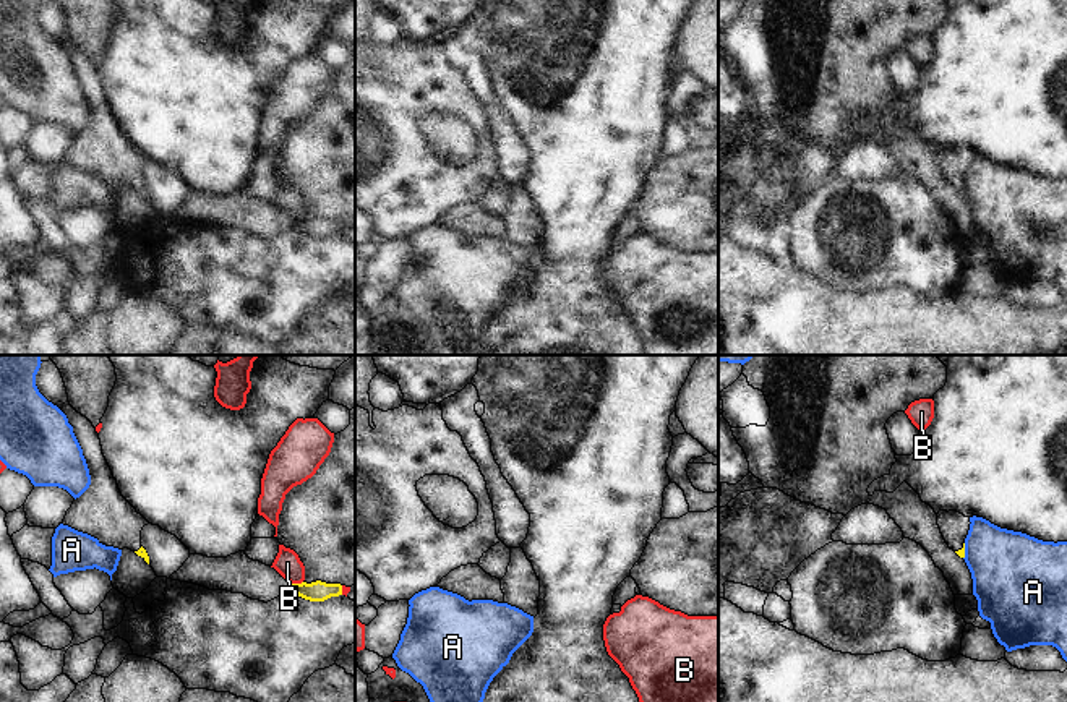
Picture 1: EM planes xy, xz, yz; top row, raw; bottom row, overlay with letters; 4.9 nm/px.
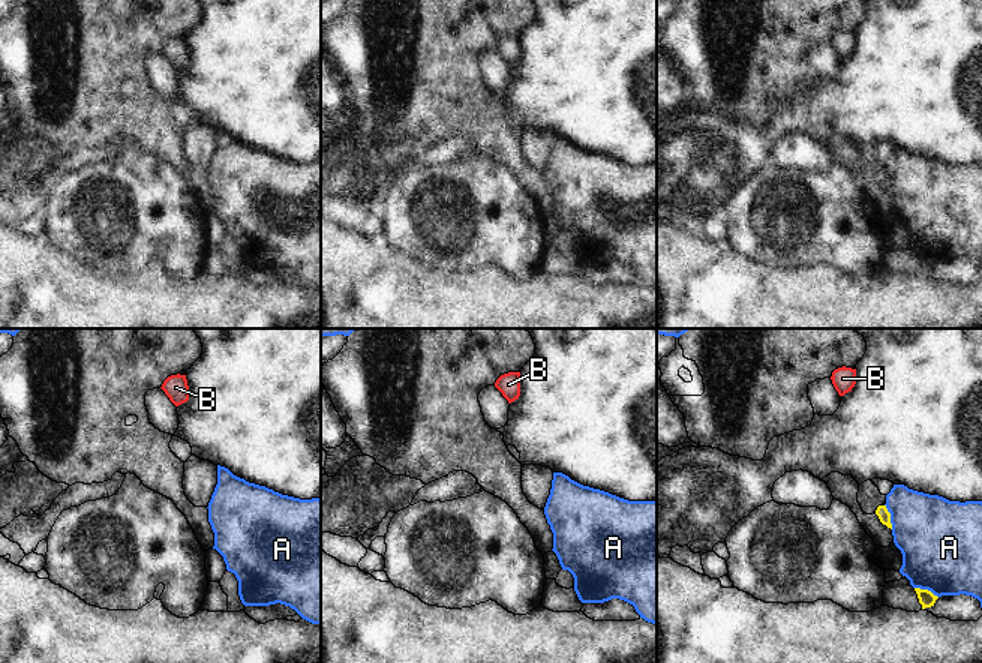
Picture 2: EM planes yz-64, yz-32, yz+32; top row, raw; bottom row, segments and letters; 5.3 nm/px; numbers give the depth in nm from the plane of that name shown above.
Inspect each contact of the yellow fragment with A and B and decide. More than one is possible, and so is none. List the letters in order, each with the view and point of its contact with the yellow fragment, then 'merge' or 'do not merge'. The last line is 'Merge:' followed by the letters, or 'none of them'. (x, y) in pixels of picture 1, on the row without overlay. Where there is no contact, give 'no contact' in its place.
A: yz (964, 188) | do not merge
B: xy (297, 221) | do not merge
Merge: none of them

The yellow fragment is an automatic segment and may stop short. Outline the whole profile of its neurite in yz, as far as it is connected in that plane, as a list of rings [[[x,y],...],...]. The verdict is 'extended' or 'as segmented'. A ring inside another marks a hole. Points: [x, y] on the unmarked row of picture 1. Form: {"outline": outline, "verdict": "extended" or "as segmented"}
{"outline": [[[939,148],[937,162],[941,170],[949,182],[960,195],[965,195],[965,175],[970,167],[970,154],[957,148]]], "verdict": "extended"}

